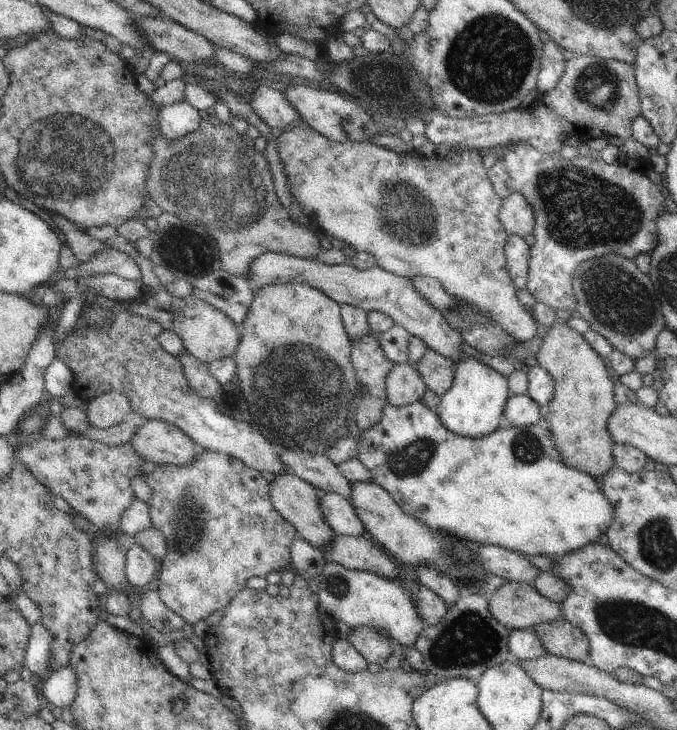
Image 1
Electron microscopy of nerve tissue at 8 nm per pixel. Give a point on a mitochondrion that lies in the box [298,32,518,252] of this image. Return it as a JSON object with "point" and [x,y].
{"point":[376,79]}

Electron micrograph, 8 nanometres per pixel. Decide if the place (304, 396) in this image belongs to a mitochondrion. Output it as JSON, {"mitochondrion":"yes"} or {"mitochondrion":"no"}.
{"mitochondrion":"yes"}

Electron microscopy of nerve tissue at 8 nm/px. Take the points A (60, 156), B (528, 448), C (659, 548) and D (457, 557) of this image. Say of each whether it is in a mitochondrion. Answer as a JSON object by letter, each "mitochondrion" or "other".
{"A":"mitochondrion","B":"mitochondrion","C":"mitochondrion","D":"mitochondrion"}

